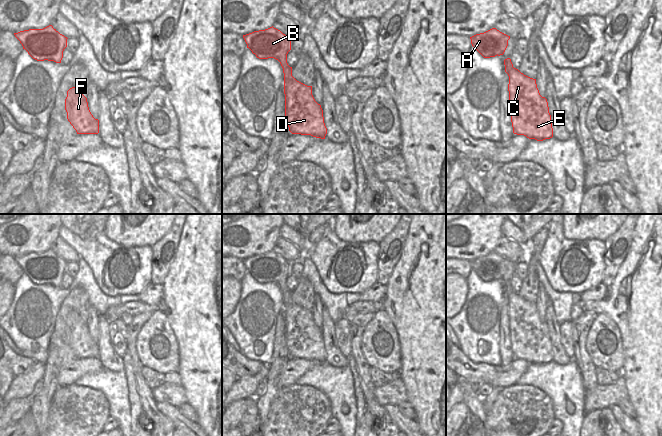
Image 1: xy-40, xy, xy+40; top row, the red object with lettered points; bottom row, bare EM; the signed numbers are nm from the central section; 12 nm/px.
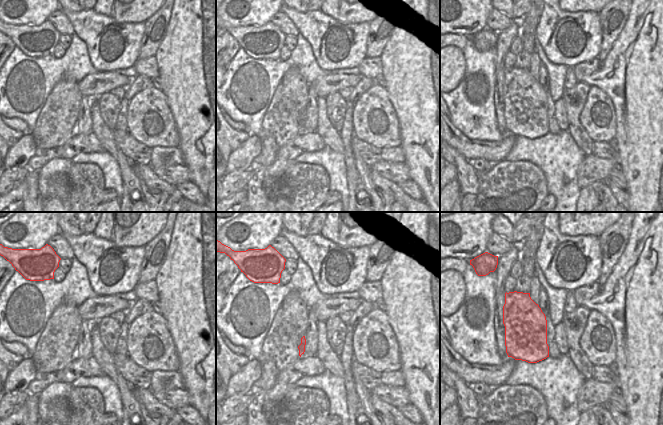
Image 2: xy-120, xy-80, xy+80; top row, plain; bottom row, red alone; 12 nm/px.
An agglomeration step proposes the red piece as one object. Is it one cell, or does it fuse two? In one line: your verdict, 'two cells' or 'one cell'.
one cell

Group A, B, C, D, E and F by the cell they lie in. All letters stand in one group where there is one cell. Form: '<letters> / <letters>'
A B C D E F

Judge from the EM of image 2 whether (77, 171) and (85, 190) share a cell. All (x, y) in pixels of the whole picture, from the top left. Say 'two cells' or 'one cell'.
one cell

